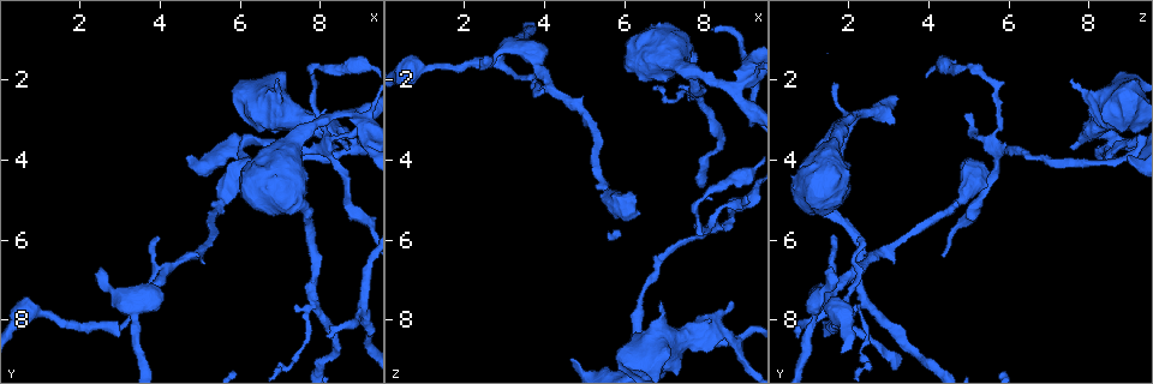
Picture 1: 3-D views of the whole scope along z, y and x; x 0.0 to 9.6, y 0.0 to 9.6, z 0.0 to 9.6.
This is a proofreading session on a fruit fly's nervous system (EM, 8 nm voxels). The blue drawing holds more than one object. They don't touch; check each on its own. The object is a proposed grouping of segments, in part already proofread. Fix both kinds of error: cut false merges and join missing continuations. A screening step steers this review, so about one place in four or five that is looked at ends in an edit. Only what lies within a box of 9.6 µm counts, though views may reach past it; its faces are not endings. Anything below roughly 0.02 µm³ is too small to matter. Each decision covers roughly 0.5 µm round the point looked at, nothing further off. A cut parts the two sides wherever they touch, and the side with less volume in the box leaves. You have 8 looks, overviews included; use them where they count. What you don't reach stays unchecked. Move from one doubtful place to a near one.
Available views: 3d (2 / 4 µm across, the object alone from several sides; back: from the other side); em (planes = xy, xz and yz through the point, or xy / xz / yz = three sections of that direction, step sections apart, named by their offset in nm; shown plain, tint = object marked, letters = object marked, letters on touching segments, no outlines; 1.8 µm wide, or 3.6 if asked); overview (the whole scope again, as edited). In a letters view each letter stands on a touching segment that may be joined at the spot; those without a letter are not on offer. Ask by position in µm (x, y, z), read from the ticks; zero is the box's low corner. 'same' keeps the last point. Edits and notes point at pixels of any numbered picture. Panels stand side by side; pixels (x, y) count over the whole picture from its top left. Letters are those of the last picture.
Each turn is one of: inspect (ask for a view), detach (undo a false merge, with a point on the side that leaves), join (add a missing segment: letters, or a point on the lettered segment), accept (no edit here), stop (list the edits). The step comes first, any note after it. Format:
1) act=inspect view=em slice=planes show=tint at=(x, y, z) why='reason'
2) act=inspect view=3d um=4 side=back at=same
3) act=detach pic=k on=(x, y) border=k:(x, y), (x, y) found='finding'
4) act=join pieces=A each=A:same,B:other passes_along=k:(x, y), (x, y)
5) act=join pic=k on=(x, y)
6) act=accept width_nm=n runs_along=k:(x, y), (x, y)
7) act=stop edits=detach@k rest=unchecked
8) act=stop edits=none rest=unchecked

act=inspect view=em slice=xy step=8 show=tint at=(8.20, 8.35, 0.75) why='tapers out'

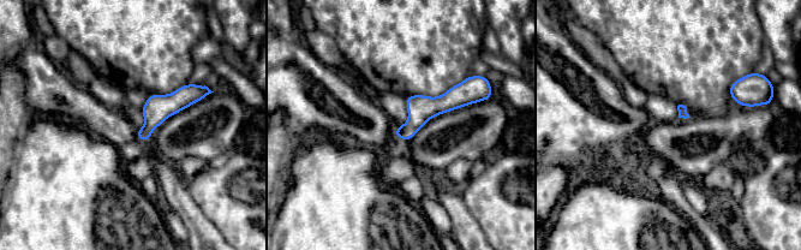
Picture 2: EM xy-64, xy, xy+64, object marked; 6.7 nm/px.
act=inspect view=em slice=planes show=letters at=same why='cut it another way'

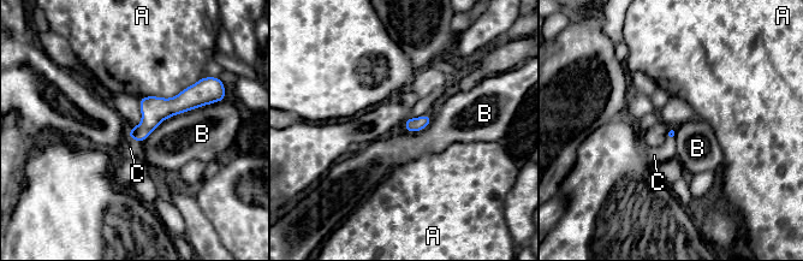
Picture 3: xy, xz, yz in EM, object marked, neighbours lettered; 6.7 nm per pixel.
act=join pieces=C each=A:other,B:other,C:same passes_along=3:(155, 110), (134, 138), (130, 148) found='it goes on there'

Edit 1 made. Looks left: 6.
act=inspect view=overview

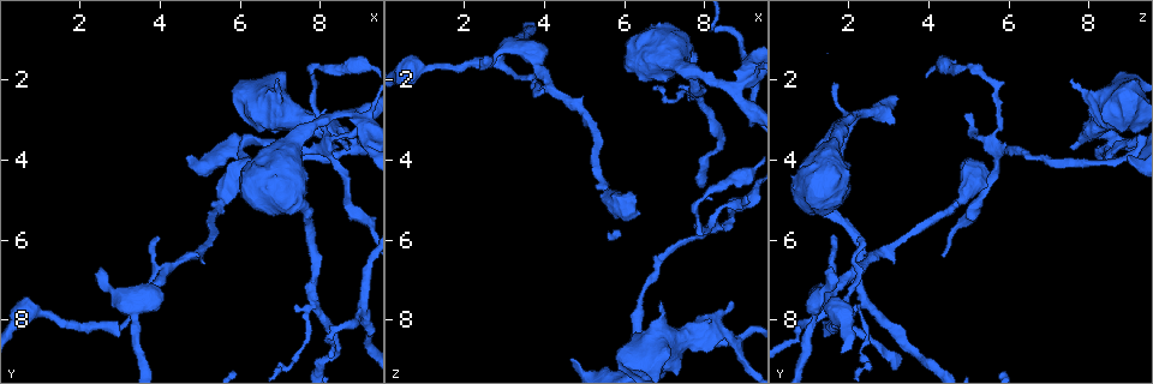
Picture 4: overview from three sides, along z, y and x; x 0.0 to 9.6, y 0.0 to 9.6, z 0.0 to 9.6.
act=inspect view=3d um=2 side=back at=(7.30, 7.80, 2.10) why='free end'

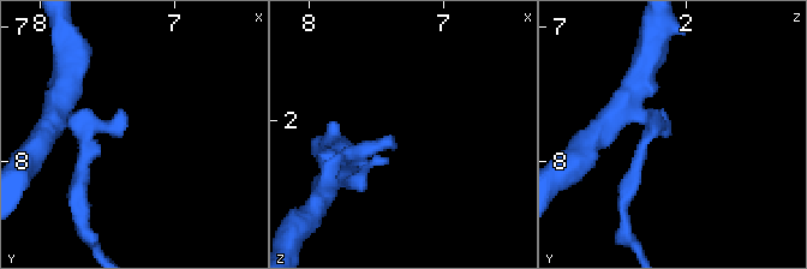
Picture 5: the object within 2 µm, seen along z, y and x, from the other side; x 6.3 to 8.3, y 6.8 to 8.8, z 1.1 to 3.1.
act=inspect view=em slice=planes show=letters at=(7.38, 7.74, 2.14)

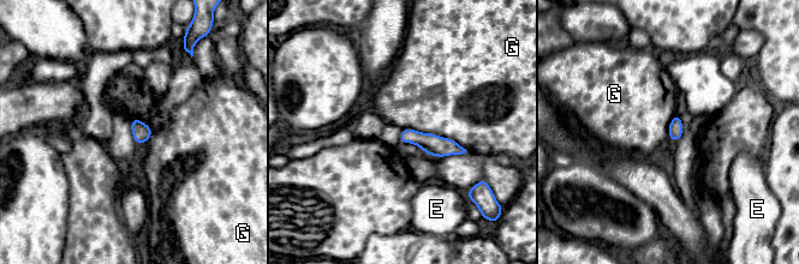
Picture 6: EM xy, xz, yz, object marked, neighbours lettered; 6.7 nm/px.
act=accept each=E:other,G:other border=6:(403, 127), (449, 137), (466, 150) found='no lettered segment goes on from it'

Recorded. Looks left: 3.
act=inspect view=em slice=planes show=letters at=(8.65, 2.85, 2.20) why='three arms meet'

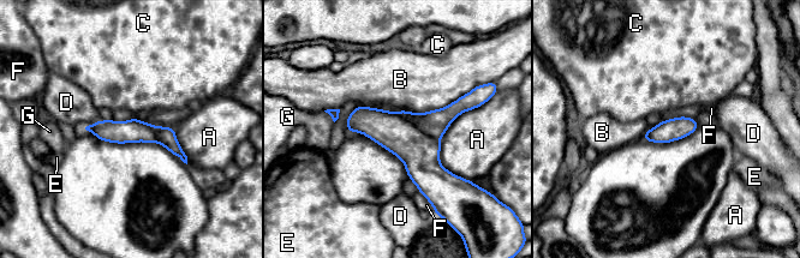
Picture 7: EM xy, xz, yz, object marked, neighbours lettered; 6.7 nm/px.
act=detach pic=7 on=(435, 124) longest_contact=B:750nm each=A:other,B:other,C:other,D:other,E:other,F:other,G:other border=7:(395, 113), (439, 139) found='two neurons meet here'

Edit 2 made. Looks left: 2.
act=stop edits=join@3,detach@7 rest=unchecked

